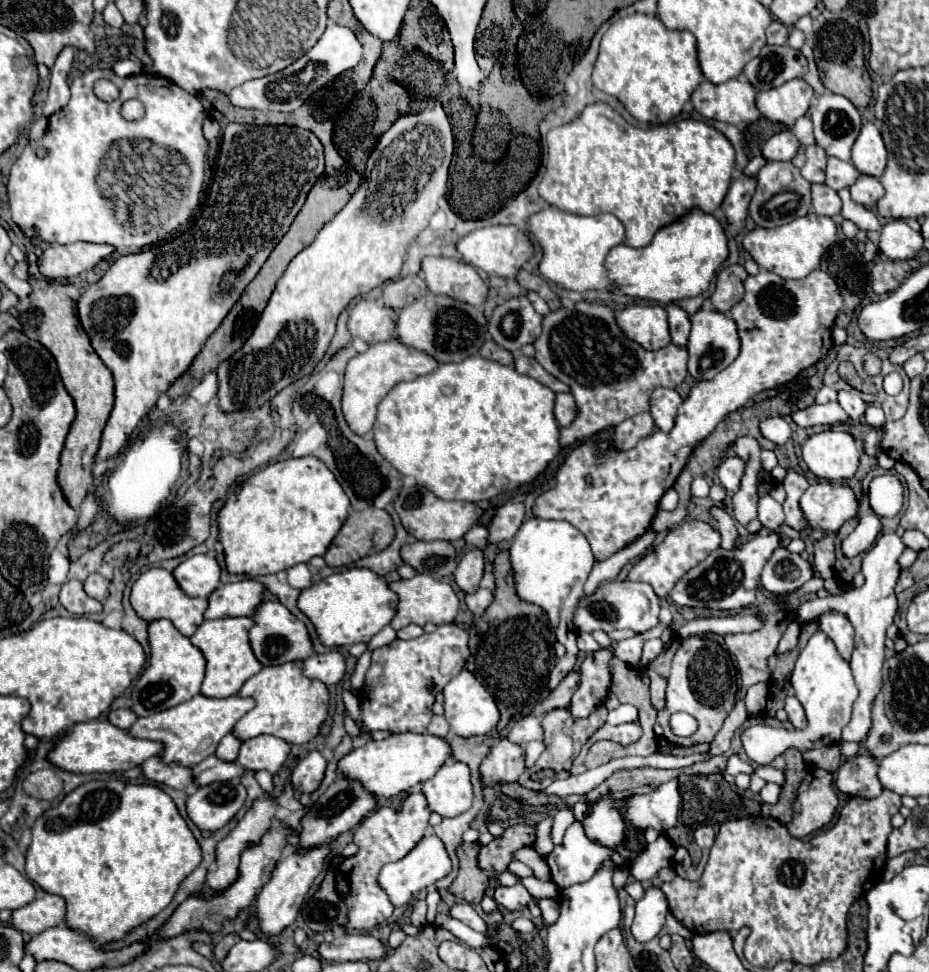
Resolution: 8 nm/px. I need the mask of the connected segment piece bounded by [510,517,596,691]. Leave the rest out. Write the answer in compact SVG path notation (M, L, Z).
M530 517L522 523L516 537L512 539L510 559L512 559L518 597L528 603L540 605L548 613L554 632L558 635L558 641L566 647L566 655L556 663L556 667L550 673L548 687L550 691L554 691L556 681L568 675L578 663L576 631L570 625L576 603L584 596L583 585L596 559L590 549L590 543L578 529L574 529L574 525L570 525L564 519L538 519L538 517Z

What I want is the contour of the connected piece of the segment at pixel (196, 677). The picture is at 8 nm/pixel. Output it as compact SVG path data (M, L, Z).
M156 619L150 623L150 665L136 681L132 689L132 711L140 717L148 717L152 713L176 707L194 695L200 693L200 685L206 673L206 659L198 647L190 643L186 635L182 635L170 619Z

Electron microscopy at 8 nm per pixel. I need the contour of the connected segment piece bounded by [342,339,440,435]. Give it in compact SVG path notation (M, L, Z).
M390 339L384 343L374 343L366 353L356 355L350 359L346 367L346 381L344 381L344 397L342 397L342 411L356 435L366 435L372 431L376 421L376 411L384 395L400 381L414 381L416 377L432 373L440 363L432 359L432 355L424 355L424 351L416 351L416 347L408 347L398 339Z

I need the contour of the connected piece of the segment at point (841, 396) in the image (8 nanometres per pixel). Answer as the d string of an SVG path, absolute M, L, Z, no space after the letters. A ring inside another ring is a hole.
M838 391L838 403L848 413L848 417L852 417L852 419L858 419L864 415L866 403L862 401L858 391Z

